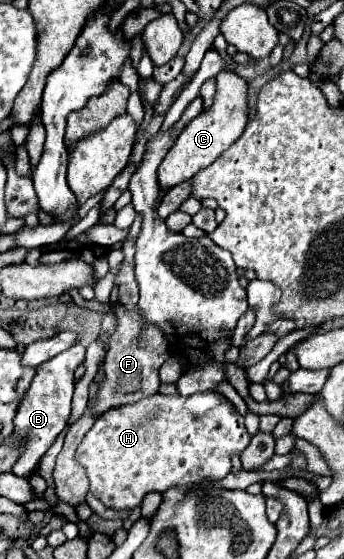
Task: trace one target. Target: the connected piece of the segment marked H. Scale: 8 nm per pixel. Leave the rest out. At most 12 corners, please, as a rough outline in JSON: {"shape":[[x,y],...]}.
{"shape":[[217,392],[101,414],[77,448],[115,510],[221,480],[251,436]]}

